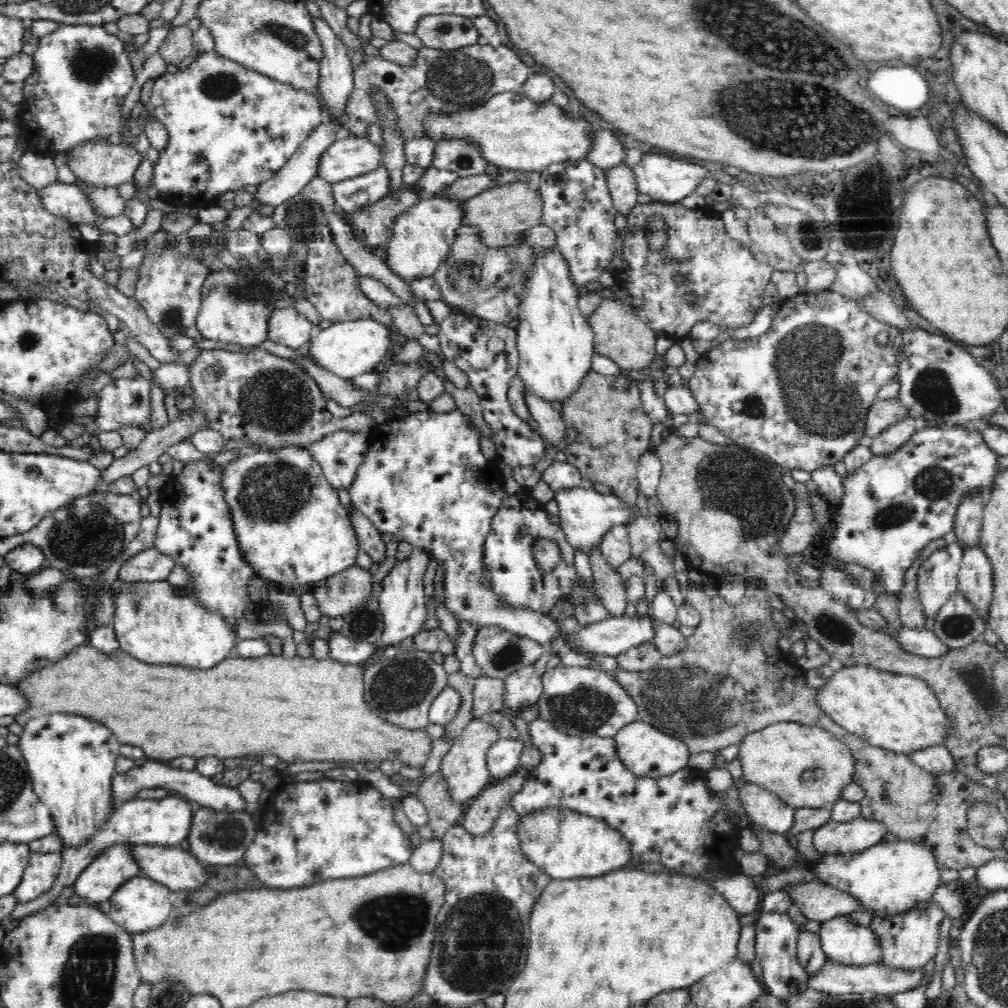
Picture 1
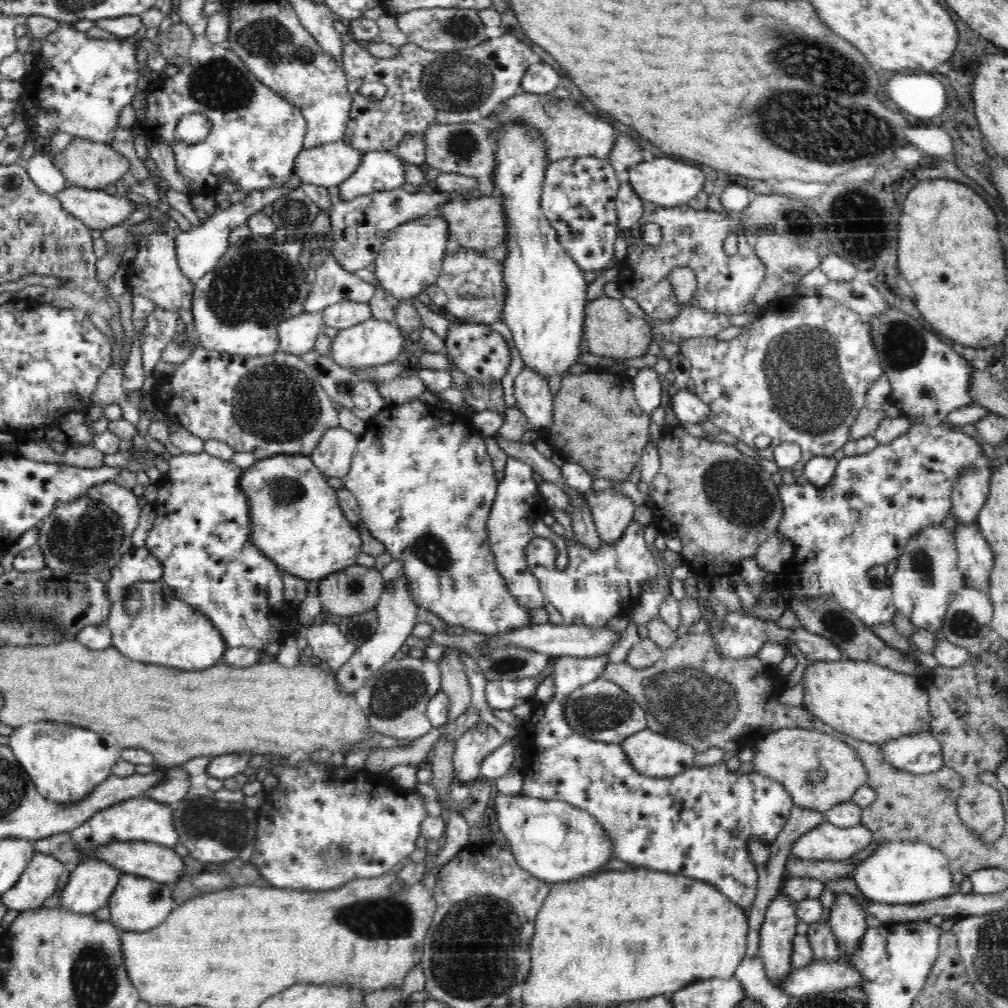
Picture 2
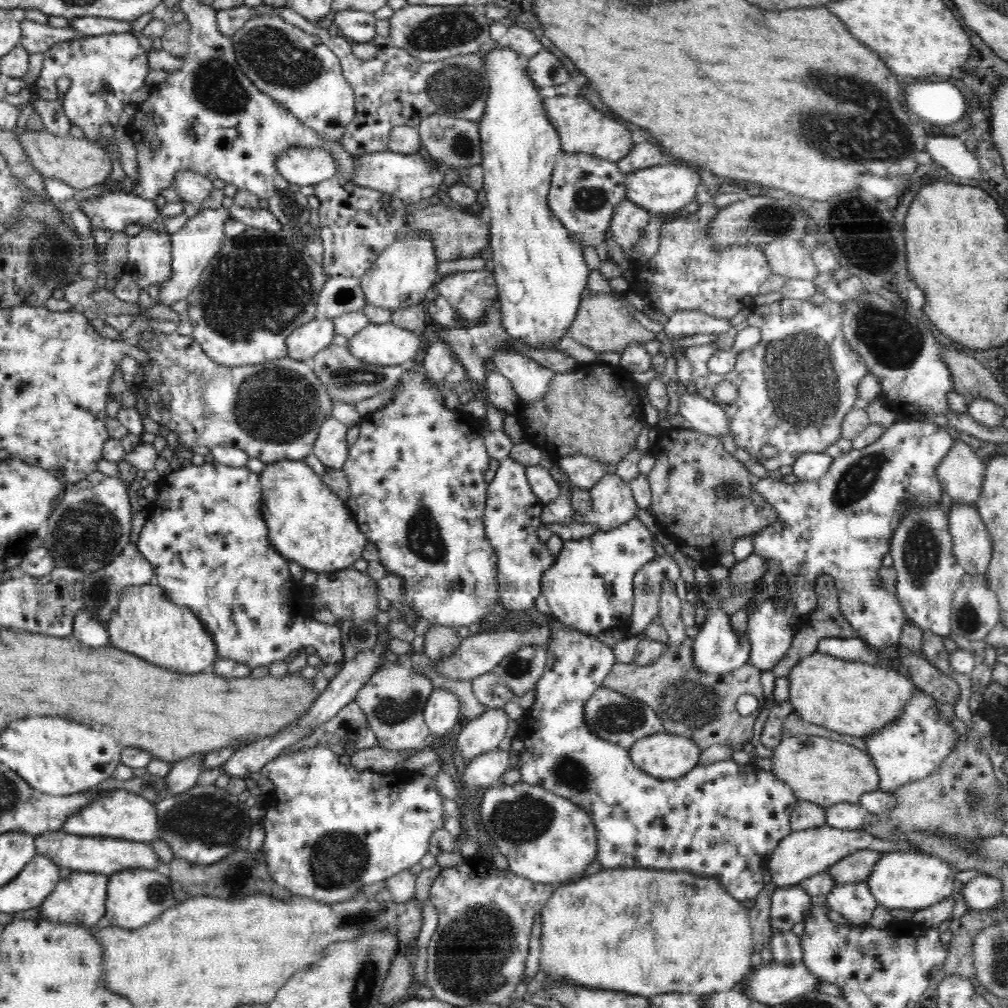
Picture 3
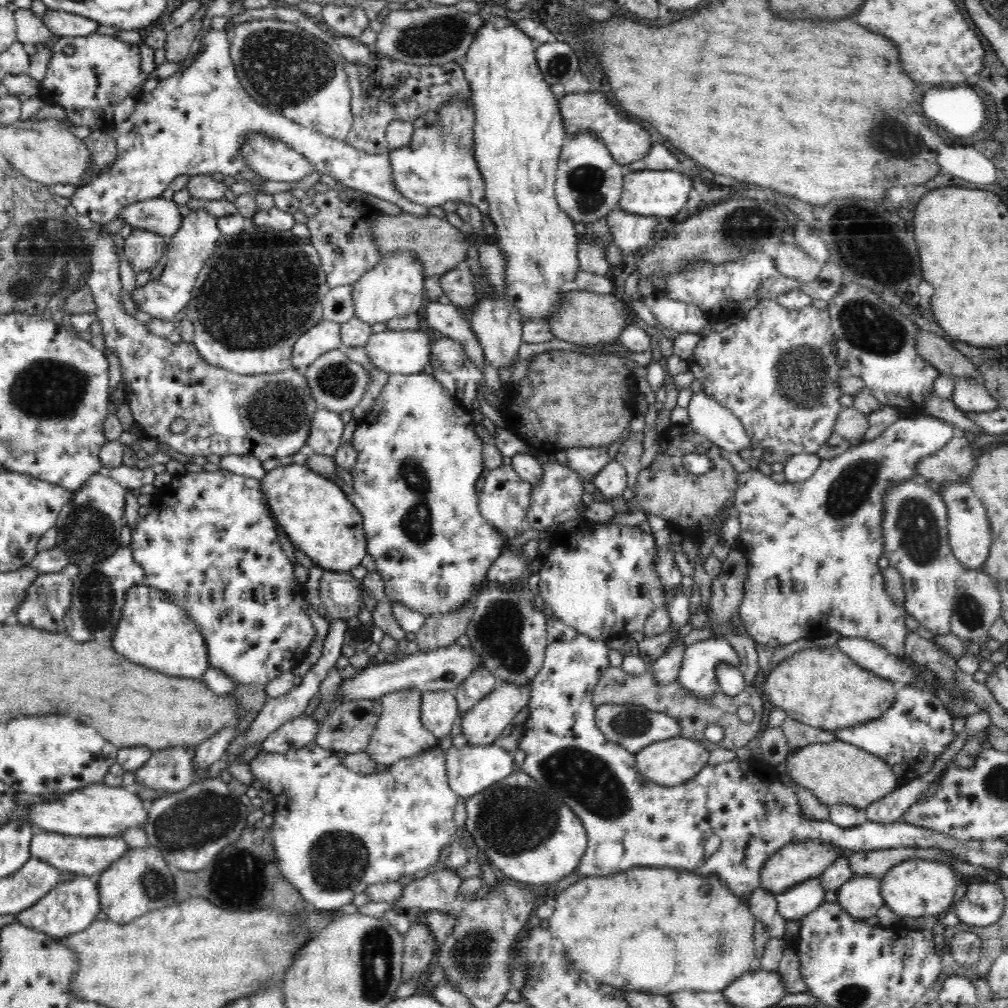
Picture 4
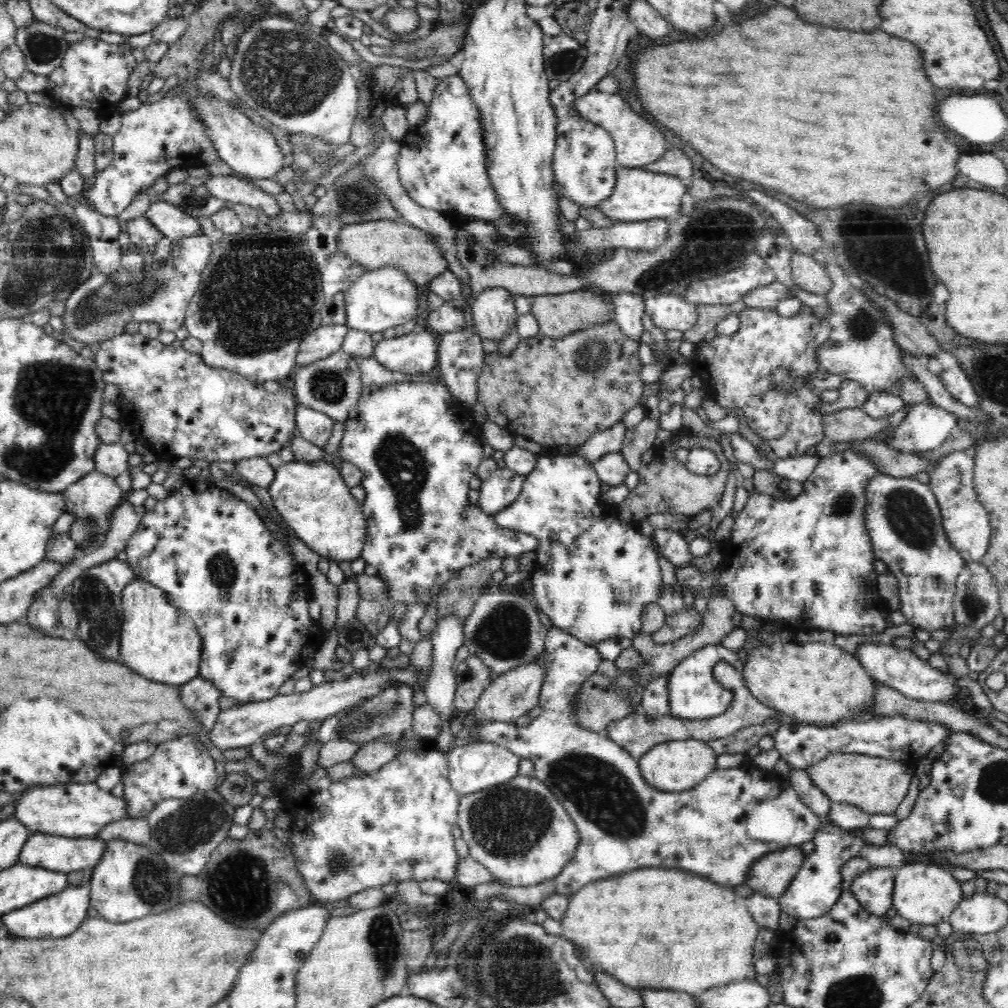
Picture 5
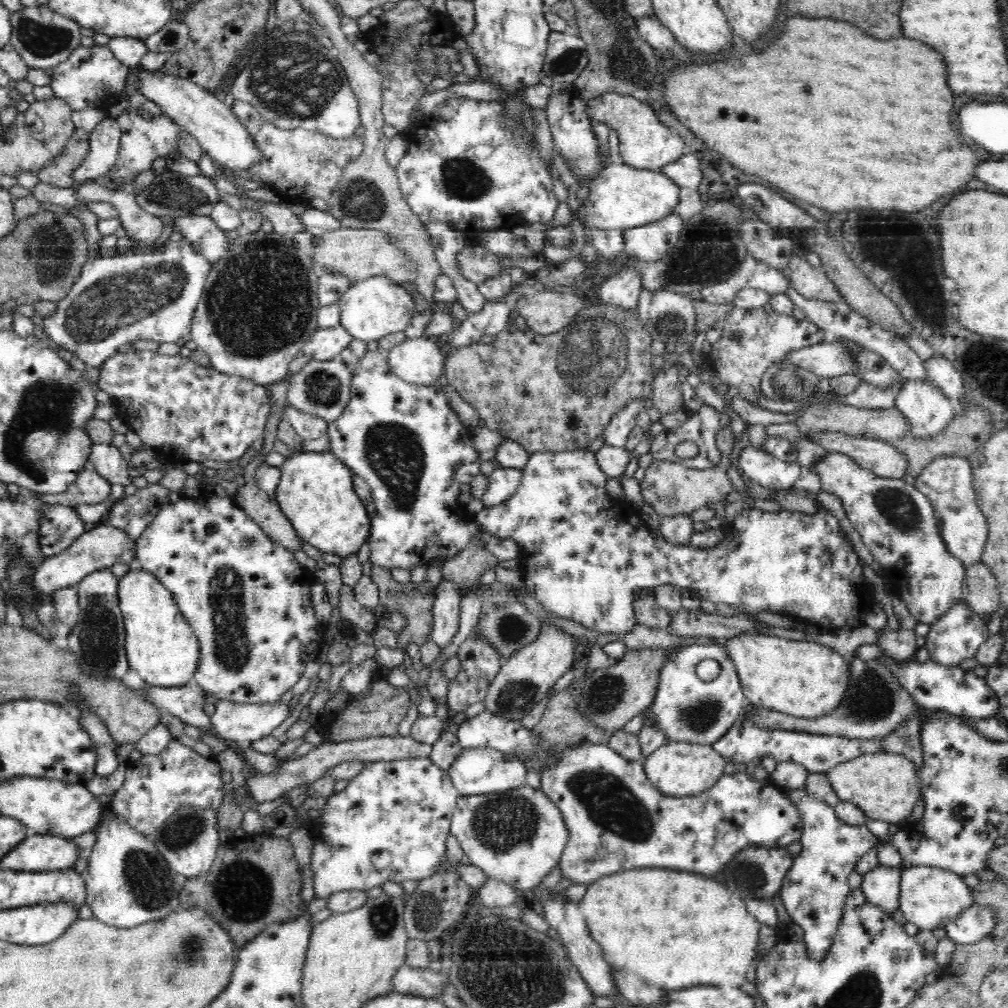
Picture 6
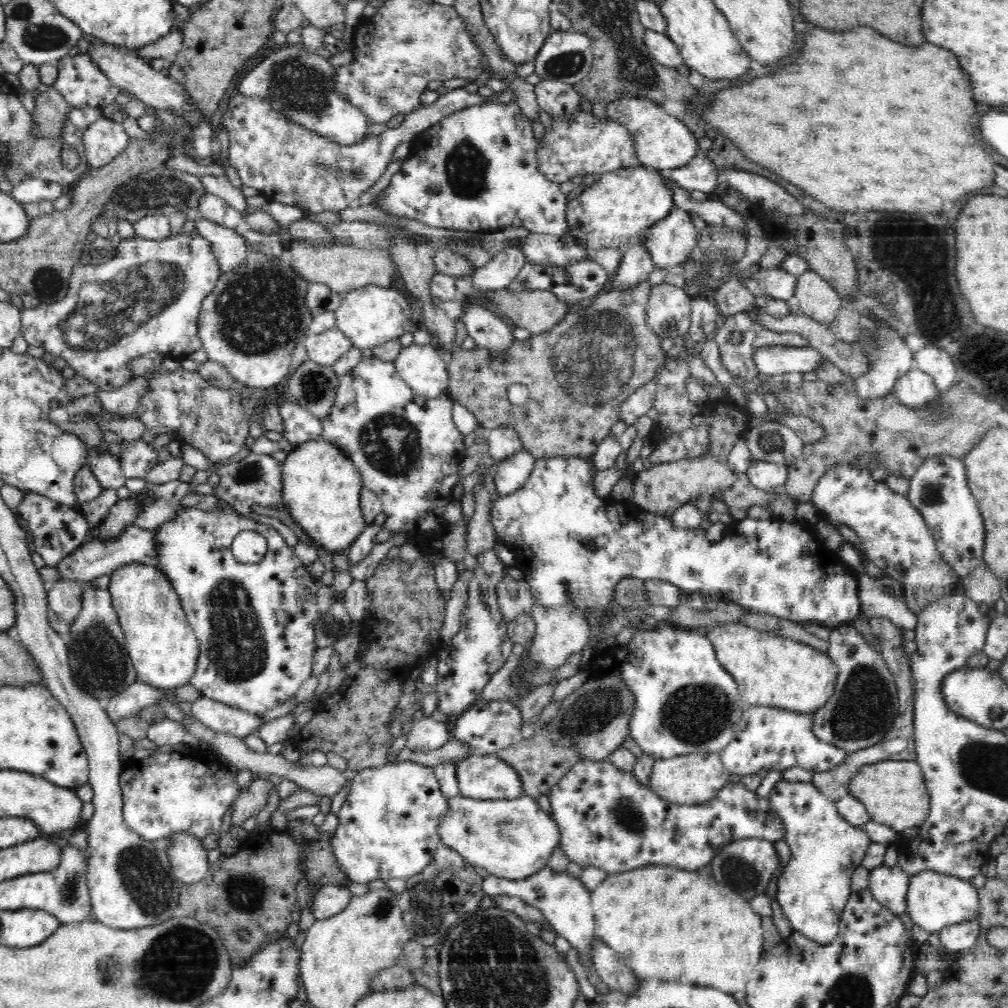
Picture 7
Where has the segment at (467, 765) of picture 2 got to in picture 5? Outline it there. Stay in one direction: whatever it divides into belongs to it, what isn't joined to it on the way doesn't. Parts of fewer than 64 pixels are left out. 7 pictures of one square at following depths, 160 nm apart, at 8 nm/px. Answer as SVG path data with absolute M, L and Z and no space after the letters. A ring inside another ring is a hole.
M542 655L528 664L522 664L514 670L508 670L500 673L495 680L484 690L482 696L478 700L476 706L472 710L475 712L475 723L471 727L475 727L484 721L494 722L513 722L520 716L524 716L540 703L540 696L543 683L545 682L547 662L545 656Z

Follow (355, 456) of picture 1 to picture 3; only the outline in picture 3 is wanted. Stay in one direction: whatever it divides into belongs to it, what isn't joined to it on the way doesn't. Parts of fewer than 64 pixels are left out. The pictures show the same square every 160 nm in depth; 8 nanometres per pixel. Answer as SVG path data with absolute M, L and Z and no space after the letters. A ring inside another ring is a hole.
M333 415L327 417L322 422L312 453L326 468L340 470L349 455L347 433L350 427L336 420Z

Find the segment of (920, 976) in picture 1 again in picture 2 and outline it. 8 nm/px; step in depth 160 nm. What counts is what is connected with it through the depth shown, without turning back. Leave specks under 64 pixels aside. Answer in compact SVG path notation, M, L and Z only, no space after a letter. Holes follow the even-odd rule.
M814 961L801 969L788 973L773 985L786 994L802 997L807 994L826 993L863 985L862 975L844 961Z

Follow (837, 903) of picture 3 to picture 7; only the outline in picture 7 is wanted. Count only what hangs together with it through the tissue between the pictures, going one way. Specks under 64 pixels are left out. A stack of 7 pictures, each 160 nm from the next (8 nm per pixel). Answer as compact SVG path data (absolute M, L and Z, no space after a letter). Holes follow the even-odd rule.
M882 864L870 871L867 888L881 906L899 915L906 912L910 878L897 864L892 867Z

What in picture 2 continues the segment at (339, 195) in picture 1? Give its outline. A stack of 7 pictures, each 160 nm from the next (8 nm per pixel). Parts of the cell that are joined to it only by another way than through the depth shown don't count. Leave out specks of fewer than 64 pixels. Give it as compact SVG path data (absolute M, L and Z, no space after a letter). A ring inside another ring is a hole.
M371 151L364 155L354 174L339 185L343 200L376 192L400 189L406 184L406 166L394 151Z

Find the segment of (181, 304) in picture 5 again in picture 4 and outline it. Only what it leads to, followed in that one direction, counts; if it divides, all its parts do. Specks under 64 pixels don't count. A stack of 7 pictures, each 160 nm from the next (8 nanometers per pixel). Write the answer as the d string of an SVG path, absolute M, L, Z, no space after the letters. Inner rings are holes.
M193 210L189 216L183 218L180 229L170 240L171 247L166 252L165 267L160 278L150 280L142 287L136 286L128 297L135 302L137 308L153 318L174 320L174 316L192 299L192 292L200 271L204 268L206 260L216 250L220 237L221 231L217 218L210 215L209 211Z

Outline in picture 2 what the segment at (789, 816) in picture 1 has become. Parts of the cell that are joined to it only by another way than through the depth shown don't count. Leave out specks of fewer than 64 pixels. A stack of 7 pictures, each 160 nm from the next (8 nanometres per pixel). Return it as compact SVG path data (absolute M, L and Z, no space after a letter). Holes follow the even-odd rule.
M608 653L594 658L556 657L551 672L552 682L556 687L552 700L545 704L544 714L538 716L540 720L528 718L522 723L522 738L526 738L530 758L527 759L526 774L522 774L521 791L514 795L545 801L566 801L587 810L603 826L611 839L613 856L618 860L652 870L684 874L710 883L738 907L751 907L757 894L758 871L750 859L748 840L754 836L768 845L776 840L795 805L790 793L782 783L756 771L730 771L724 760L714 766L693 767L668 778L649 777L634 769L621 745L575 733L564 717L567 697L579 687L602 677L610 664Z

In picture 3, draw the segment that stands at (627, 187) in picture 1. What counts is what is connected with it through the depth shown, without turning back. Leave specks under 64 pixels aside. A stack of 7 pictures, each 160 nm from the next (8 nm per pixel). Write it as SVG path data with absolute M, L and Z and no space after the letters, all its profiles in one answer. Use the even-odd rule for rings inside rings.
M627 198L616 208L609 230L612 231L613 239L621 246L627 259L631 260L628 252L642 238L642 232L649 224L649 220L650 212Z

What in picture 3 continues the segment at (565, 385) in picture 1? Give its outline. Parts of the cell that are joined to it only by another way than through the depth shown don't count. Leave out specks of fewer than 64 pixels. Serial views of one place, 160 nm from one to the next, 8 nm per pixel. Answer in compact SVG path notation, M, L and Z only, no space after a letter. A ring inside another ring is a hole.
M494 47L483 60L483 70L488 75L485 111L477 127L482 149L483 193L490 208L491 269L498 297L502 326L506 332L536 349L555 347L555 342L566 334L575 319L579 304L587 293L588 275L591 270L584 261L581 246L568 233L562 222L548 207L549 187L554 168L562 154L560 135L544 110L544 97L526 73L524 60L510 47Z

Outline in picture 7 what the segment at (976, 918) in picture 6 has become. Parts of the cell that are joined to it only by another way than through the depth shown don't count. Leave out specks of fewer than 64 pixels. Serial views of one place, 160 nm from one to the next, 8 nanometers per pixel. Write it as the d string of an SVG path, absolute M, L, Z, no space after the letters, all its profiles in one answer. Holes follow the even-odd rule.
M974 918L968 922L946 926L937 933L941 946L944 946L948 952L959 953L976 944L980 934L980 923Z

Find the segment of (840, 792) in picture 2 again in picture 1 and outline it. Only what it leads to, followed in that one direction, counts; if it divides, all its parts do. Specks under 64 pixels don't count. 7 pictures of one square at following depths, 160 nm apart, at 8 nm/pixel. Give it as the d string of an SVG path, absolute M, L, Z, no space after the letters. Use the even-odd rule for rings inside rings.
M777 722L762 730L744 736L740 744L738 759L742 764L745 782L754 783L772 793L776 793L788 805L800 807L826 808L840 800L844 786L852 782L856 762L848 747L824 729L797 722Z

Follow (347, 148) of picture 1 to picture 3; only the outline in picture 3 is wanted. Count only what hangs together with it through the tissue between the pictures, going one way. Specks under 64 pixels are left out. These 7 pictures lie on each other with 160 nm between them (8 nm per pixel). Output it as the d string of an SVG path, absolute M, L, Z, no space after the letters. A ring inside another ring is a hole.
M292 148L276 158L276 171L292 187L314 186L338 175L338 162L326 150Z

